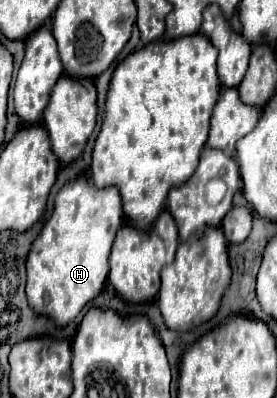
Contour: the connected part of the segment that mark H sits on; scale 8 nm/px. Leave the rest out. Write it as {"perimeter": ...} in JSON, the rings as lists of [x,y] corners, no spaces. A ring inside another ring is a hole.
{"perimeter":[[[78,178],[58,192],[54,212],[34,240],[26,260],[26,296],[38,316],[48,316],[62,328],[100,294],[108,280],[112,240],[122,224],[122,200],[114,186],[100,190],[88,178]]]}

